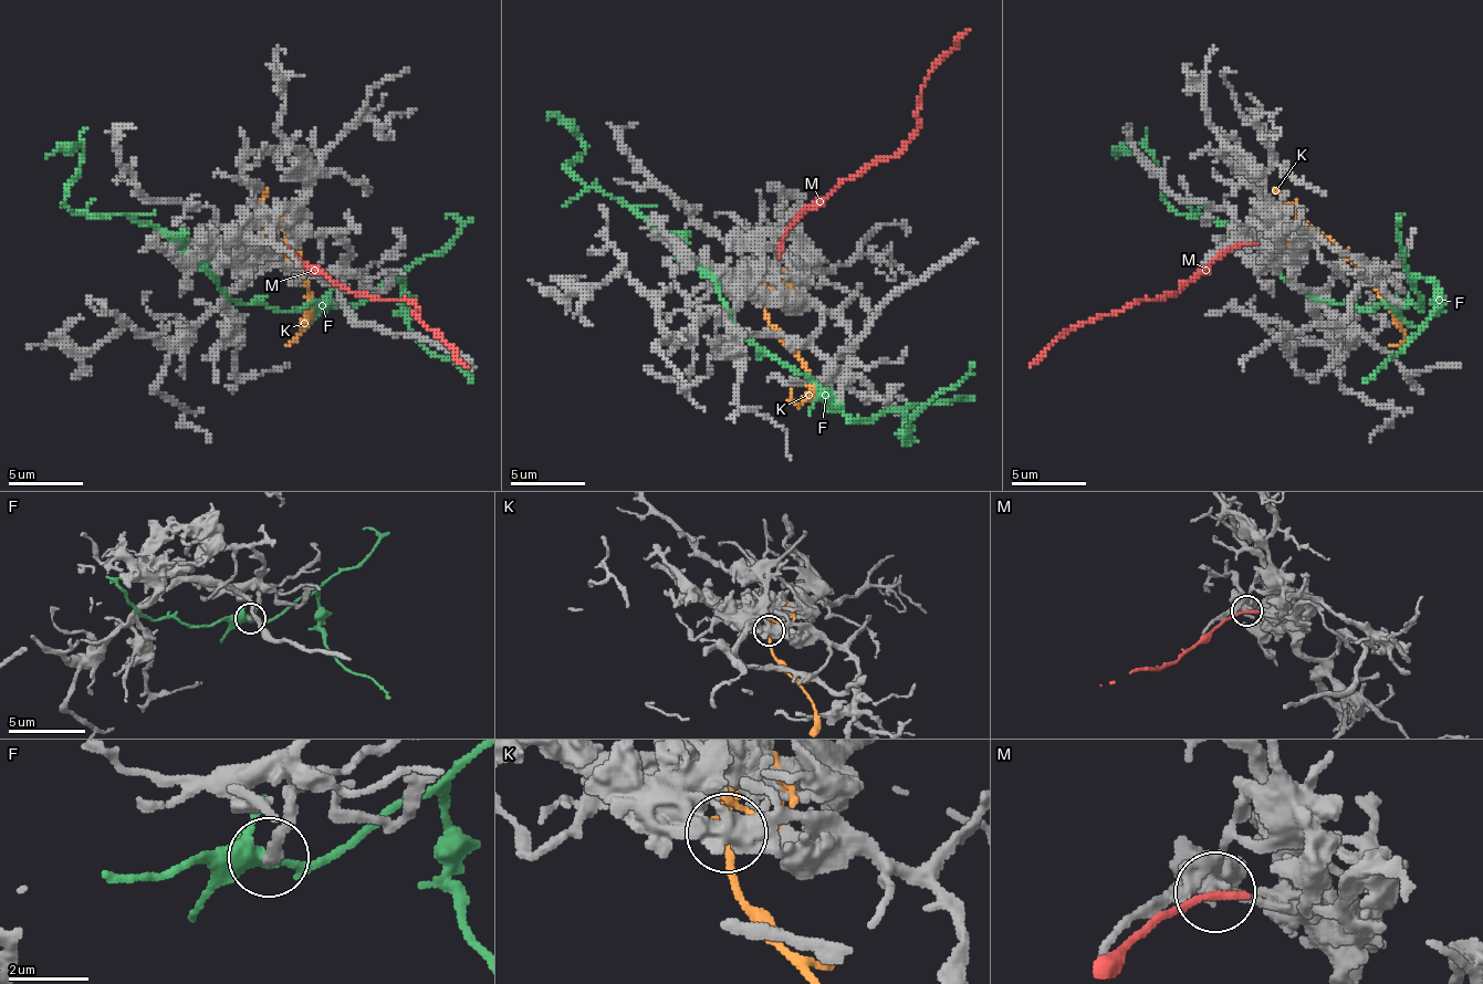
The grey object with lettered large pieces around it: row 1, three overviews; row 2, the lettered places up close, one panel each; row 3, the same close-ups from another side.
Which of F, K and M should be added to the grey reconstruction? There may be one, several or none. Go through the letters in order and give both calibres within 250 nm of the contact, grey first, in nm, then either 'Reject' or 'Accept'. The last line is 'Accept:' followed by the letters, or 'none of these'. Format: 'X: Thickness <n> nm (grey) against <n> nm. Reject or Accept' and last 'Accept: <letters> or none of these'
F: Thickness 280 nm (grey) against 360 nm. Reject
K: Thickness 260 nm (grey) against 200 nm. Reject
M: Thickness 300 nm (grey) against 240 nm. Reject
Accept: none of these

